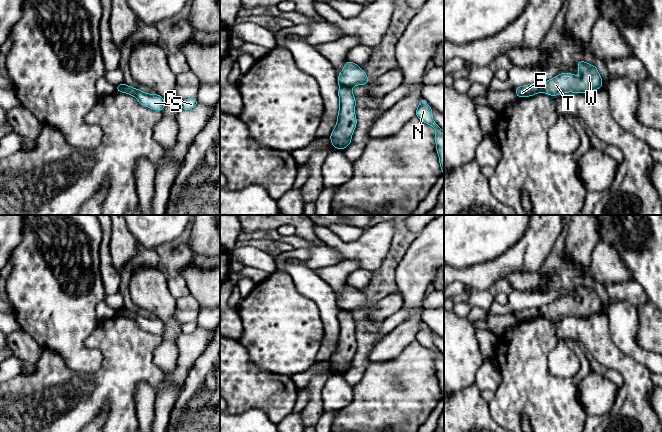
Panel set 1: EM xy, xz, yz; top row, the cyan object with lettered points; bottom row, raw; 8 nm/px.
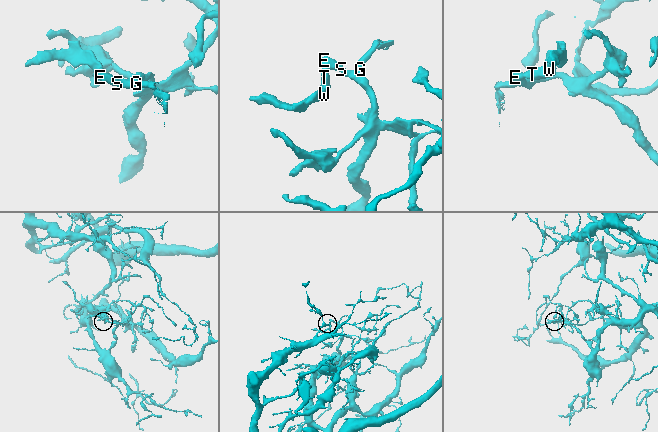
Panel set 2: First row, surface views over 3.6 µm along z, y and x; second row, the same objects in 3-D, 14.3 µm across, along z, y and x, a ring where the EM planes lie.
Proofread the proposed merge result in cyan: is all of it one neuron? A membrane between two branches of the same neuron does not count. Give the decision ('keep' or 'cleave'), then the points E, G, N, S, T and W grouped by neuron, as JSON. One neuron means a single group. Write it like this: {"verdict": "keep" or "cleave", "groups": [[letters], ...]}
{"verdict": "cleave", "groups": [["E", "G", "N", "S"], ["T", "W"]]}

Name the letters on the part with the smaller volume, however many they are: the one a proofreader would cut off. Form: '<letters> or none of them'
T, W

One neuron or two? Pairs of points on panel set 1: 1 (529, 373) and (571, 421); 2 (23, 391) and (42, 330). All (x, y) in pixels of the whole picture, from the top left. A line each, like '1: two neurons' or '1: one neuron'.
1: one neuron
2: two neurons

